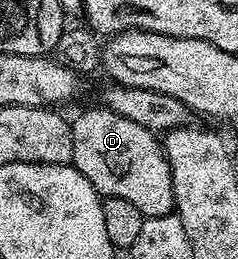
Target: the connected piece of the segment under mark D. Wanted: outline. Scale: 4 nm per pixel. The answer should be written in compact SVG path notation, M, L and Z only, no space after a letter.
M96 106L70 121L73 138L71 164L99 191L100 197L125 198L133 202L146 217L169 215L175 207L171 171L162 143L156 133L113 114L108 108Z

